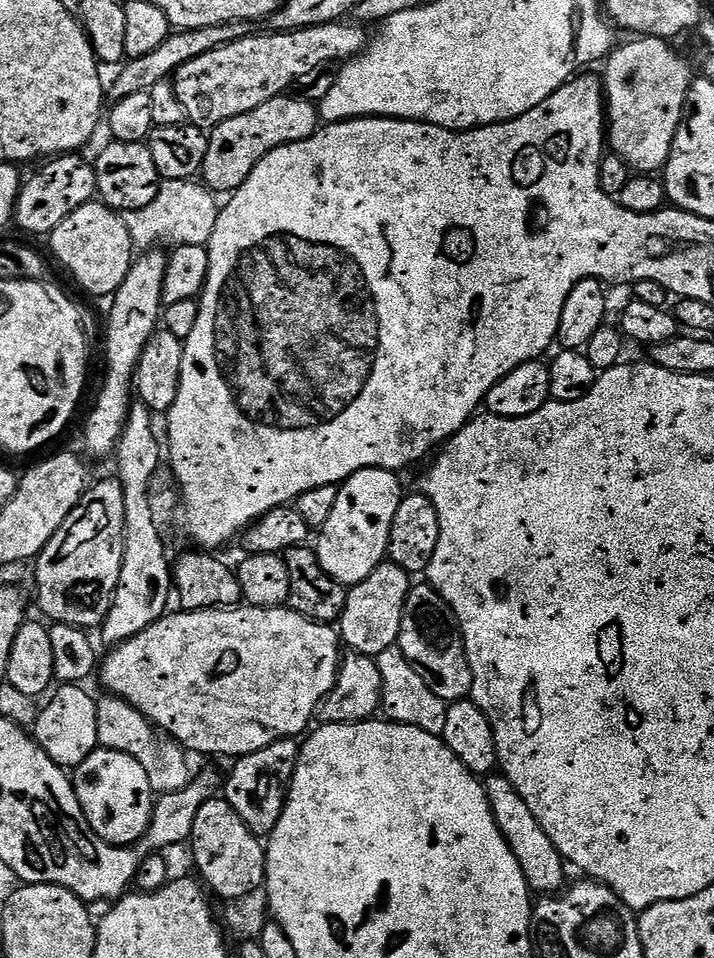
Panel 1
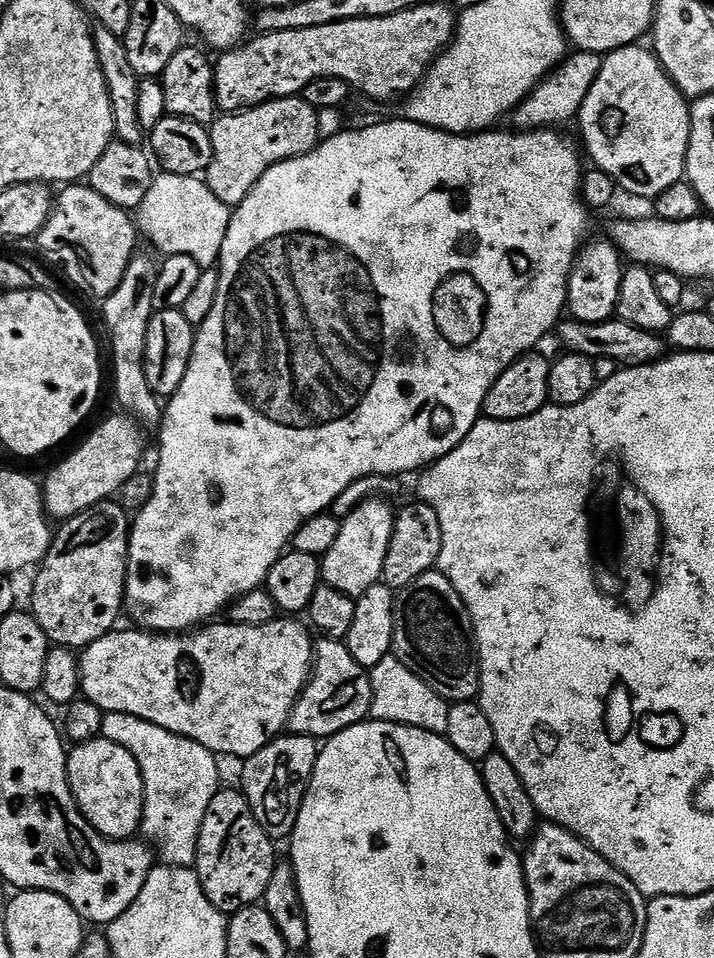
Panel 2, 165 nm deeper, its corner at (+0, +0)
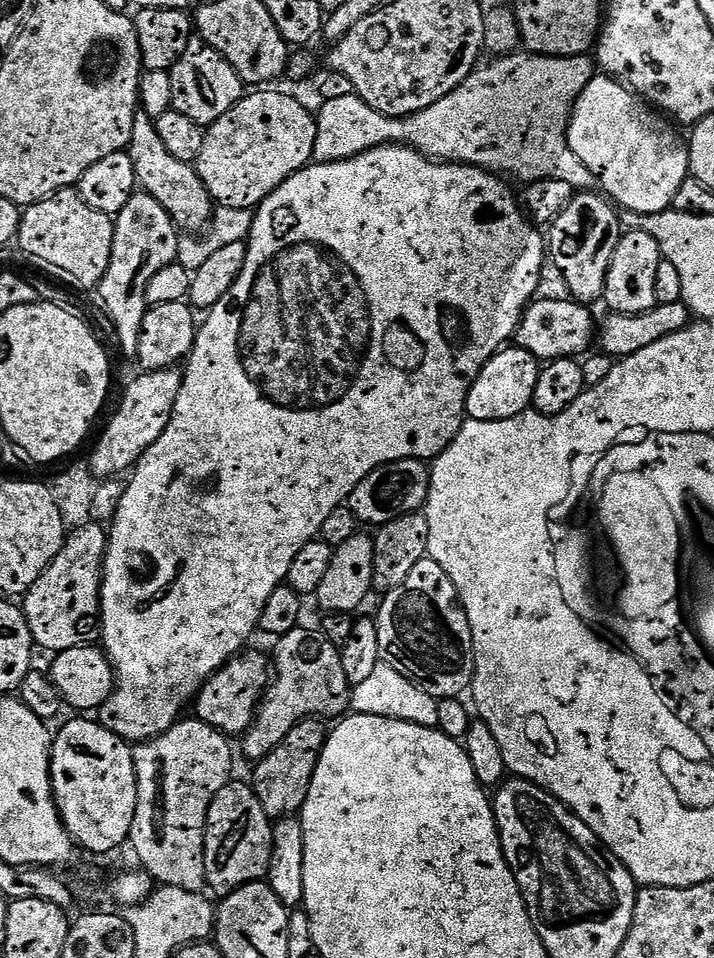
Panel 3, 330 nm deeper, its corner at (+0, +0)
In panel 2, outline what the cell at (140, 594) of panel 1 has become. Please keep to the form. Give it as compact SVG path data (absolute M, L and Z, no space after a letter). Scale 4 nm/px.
M143 254L133 256L118 290L103 301L104 324L108 327L108 336L112 339L112 388L116 391L116 400L123 411L145 429L159 429L162 419L162 400L153 394L146 382L144 369L144 347L146 330L153 314L154 282L157 265Z

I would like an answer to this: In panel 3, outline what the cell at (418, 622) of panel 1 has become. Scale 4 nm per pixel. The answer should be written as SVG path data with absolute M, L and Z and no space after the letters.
M425 558L410 570L402 586L390 590L381 600L380 613L374 616L381 661L437 701L463 697L471 689L476 663L470 622L450 574L438 562Z

